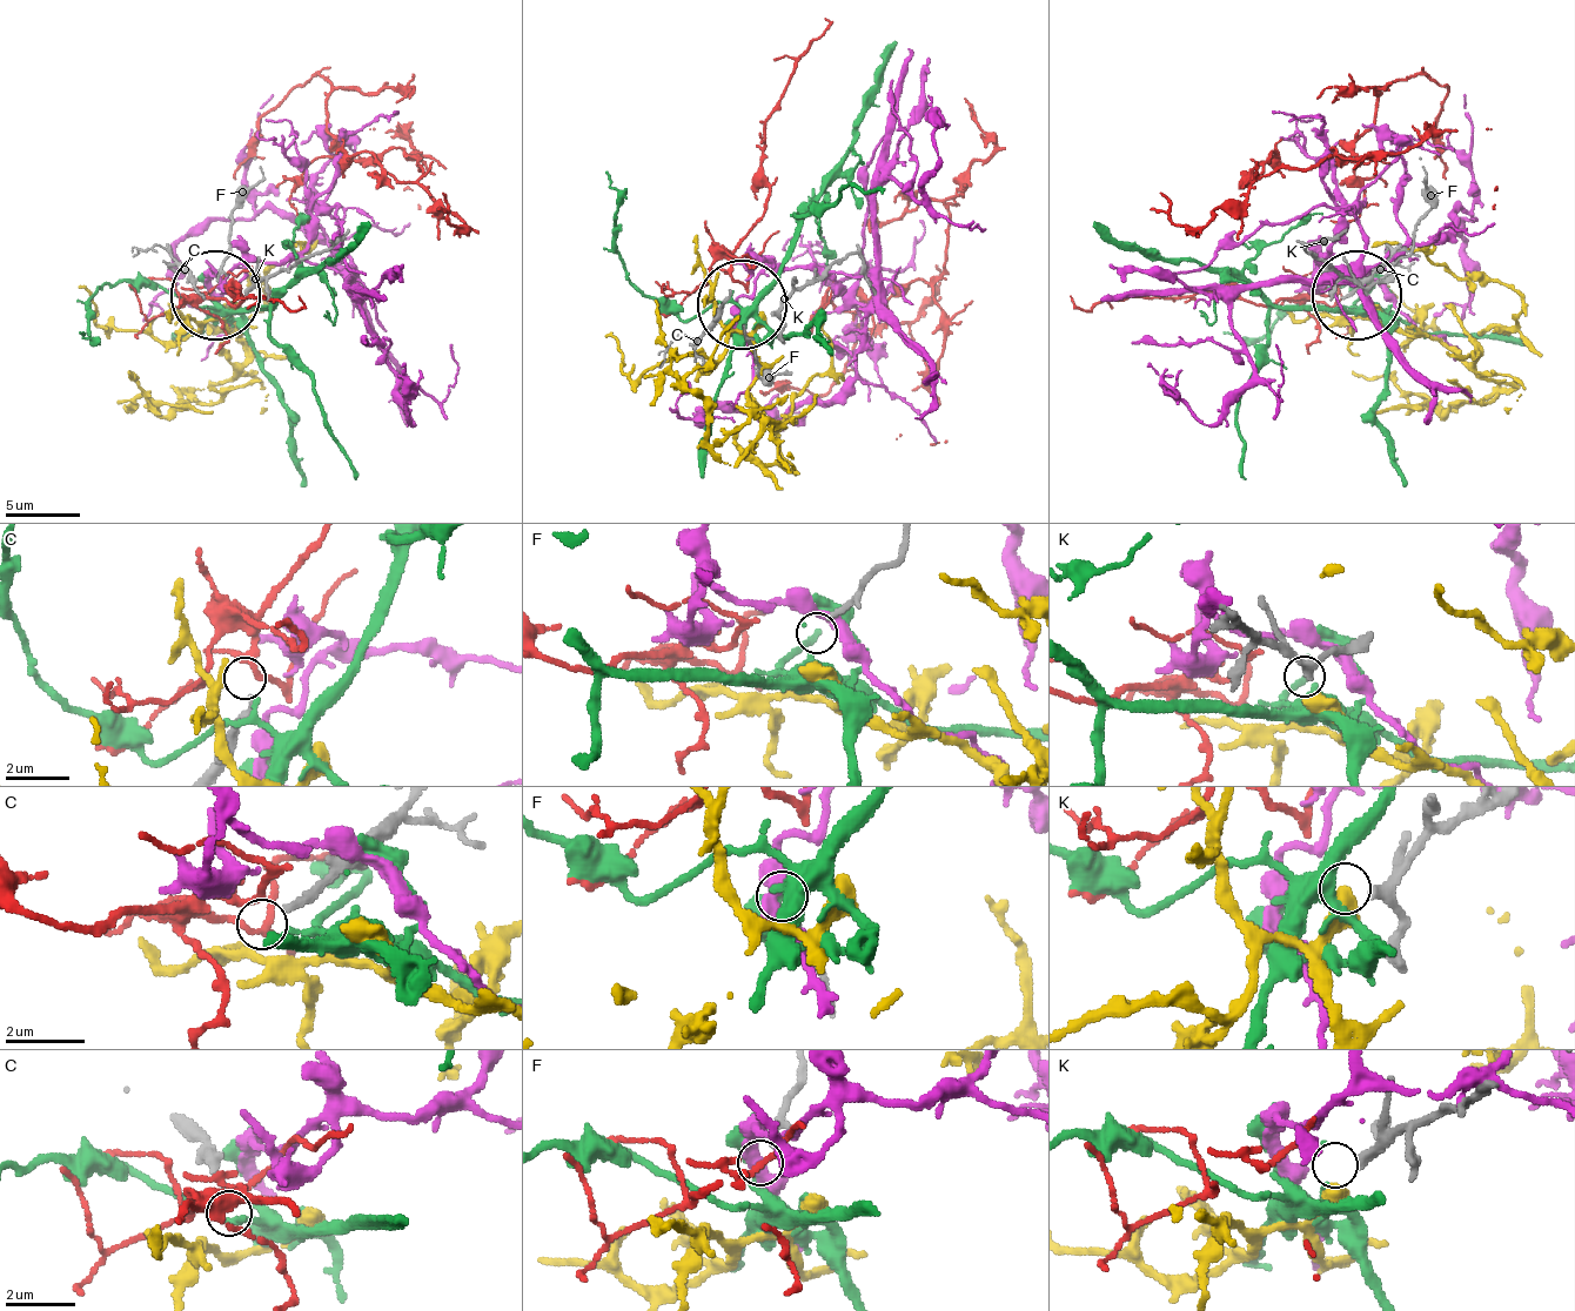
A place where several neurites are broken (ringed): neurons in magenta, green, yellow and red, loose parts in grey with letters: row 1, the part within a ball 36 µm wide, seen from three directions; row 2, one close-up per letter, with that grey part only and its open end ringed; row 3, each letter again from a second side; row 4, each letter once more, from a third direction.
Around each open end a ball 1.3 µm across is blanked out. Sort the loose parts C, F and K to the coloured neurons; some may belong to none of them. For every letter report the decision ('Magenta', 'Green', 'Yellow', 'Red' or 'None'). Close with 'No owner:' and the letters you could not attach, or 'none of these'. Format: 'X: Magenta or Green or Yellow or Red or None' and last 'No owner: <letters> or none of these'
C: None
F: Green
K: Yellow
No owner: C

